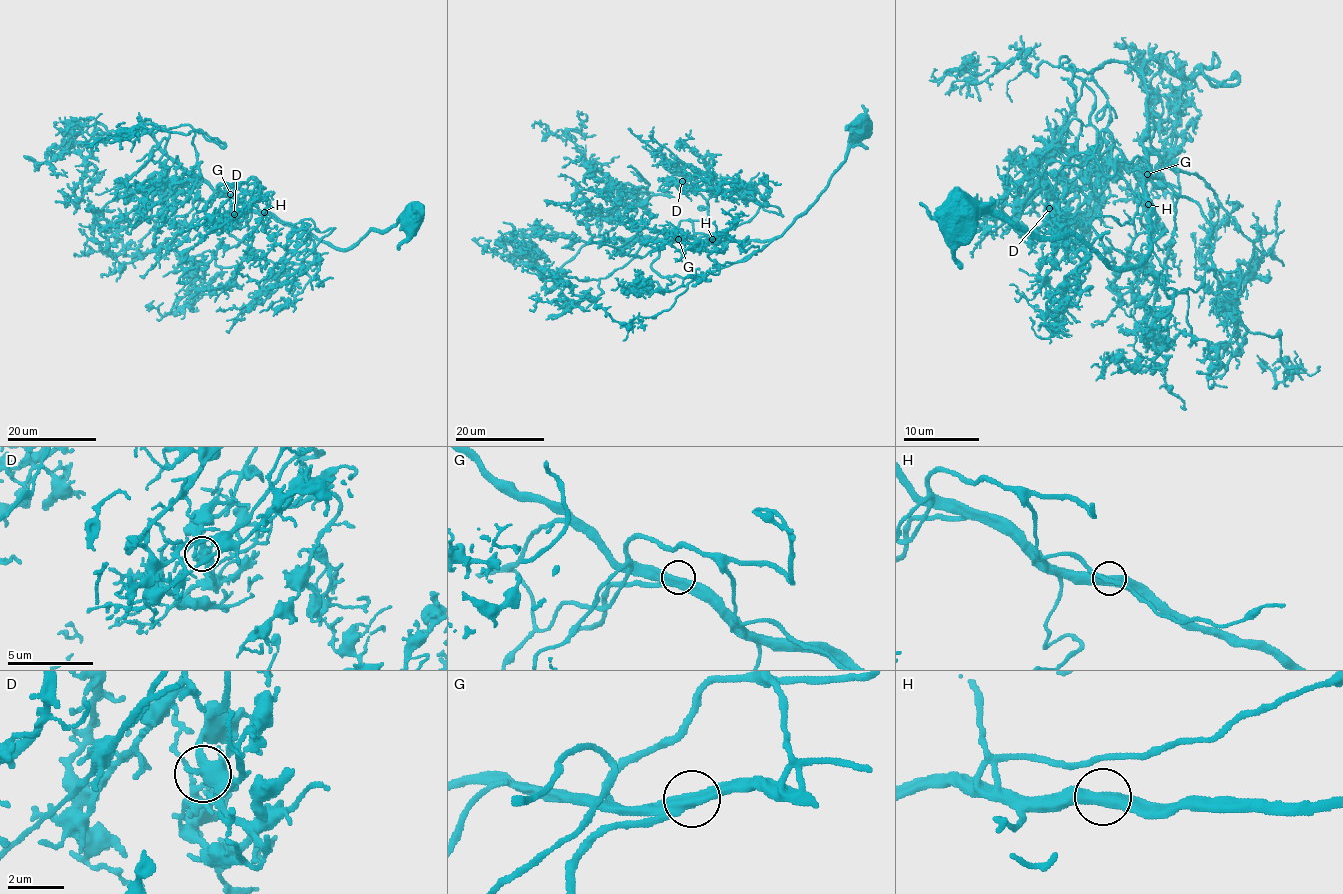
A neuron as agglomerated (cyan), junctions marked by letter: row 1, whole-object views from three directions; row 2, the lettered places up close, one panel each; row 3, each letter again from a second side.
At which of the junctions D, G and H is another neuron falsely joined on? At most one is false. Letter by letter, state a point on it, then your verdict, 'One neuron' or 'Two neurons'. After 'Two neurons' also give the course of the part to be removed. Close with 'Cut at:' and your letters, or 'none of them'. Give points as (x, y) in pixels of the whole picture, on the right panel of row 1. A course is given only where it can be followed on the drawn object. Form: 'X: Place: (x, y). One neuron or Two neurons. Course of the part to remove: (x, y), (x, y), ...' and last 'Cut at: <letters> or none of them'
D: Place: (1049, 208). One neuron
G: Place: (1147, 174). One neuron
H: Place: (1148, 204). One neuron
Cut at: none of them

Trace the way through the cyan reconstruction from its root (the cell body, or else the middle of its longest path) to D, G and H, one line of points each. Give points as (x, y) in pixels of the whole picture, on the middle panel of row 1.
D: (861, 131), (821, 194), (780, 236), (764, 241), (699, 240), (692, 221), (706, 219), (708, 204), (682, 181)
G: (861, 131), (865, 134), (849, 149), (846, 161), (832, 175), (828, 187), (780, 236), (764, 241), (678, 239)
H: (861, 131), (865, 134), (849, 149), (846, 161), (832, 175), (828, 187), (780, 236), (764, 241), (712, 239)

